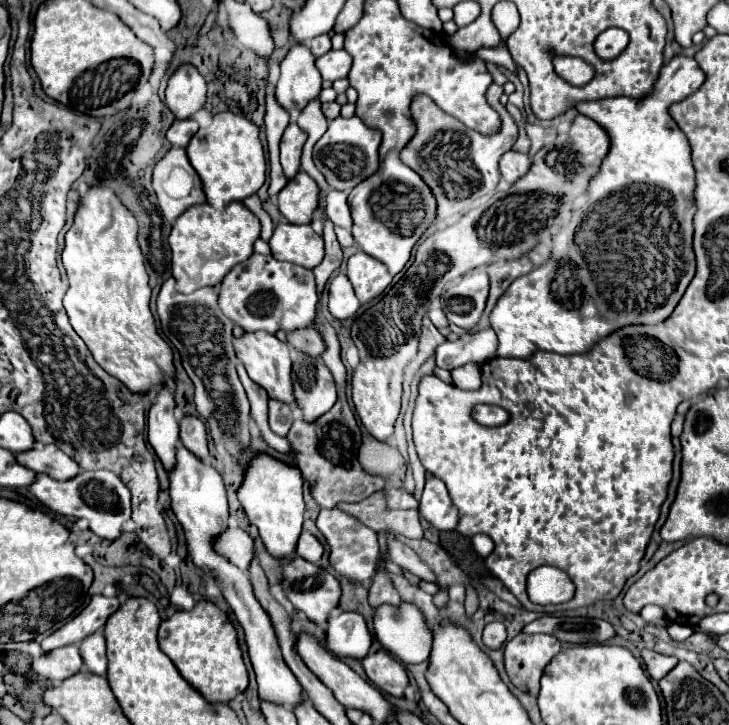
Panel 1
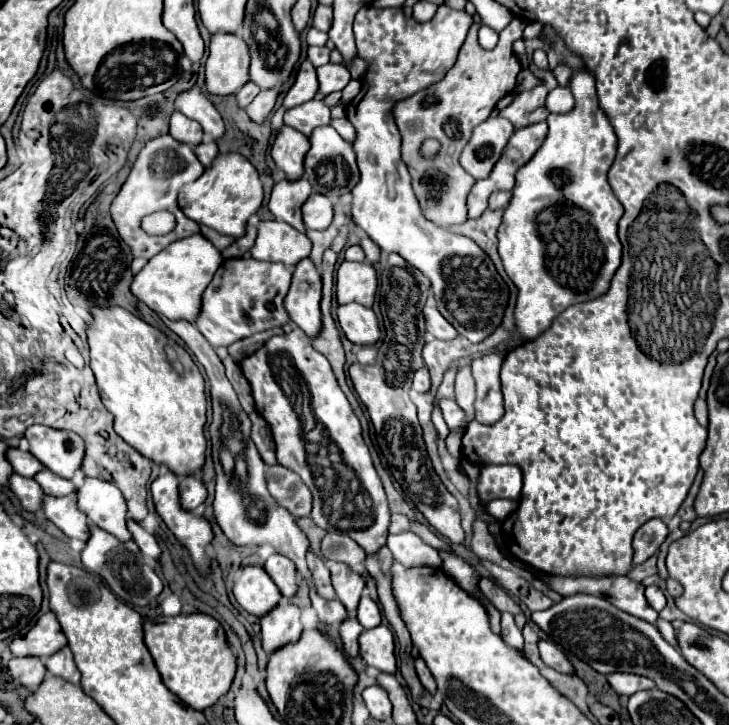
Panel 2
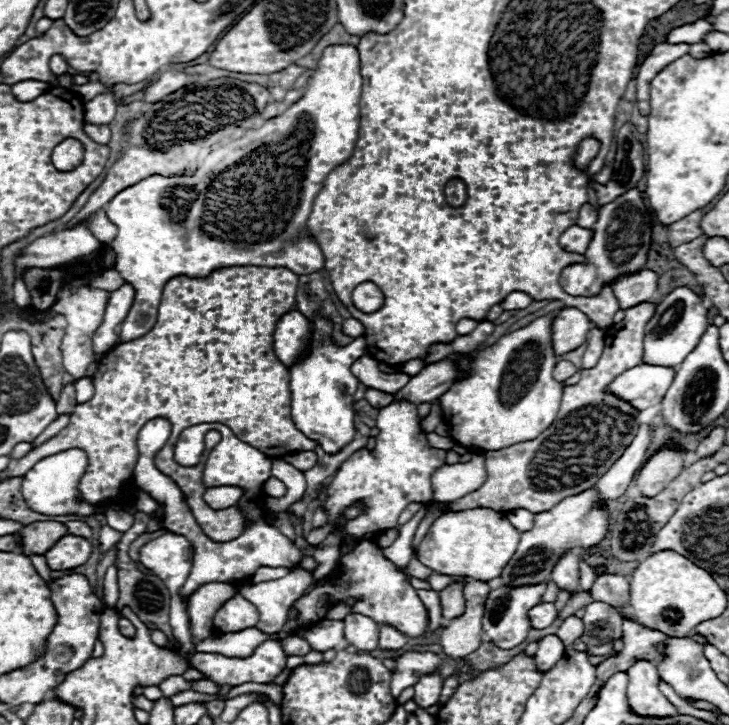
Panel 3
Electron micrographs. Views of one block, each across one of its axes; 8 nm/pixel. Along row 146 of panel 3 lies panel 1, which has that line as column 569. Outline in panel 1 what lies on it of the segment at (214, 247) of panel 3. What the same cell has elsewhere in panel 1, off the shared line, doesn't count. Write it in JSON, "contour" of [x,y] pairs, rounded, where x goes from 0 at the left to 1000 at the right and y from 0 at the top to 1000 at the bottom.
{"contour":[[[925,77],[916,88],[911,88],[911,94],[905,97],[905,108],[900,113],[900,121],[892,132],[881,135],[881,138],[867,138],[859,132],[850,135],[829,135],[829,138],[815,138],[815,141],[796,141],[790,146],[790,152],[807,163],[812,163],[815,168],[820,168],[837,190],[837,207],[823,229],[823,237],[812,246],[812,251],[807,254],[804,262],[804,273],[807,281],[801,287],[793,287],[785,292],[785,301],[776,312],[771,312],[765,317],[765,323],[757,326],[757,350],[754,356],[733,370],[730,375],[708,383],[697,400],[683,411],[678,428],[672,430],[672,452],[680,458],[683,463],[683,483],[680,488],[689,494],[727,494],[735,483],[749,483],[749,486],[763,486],[763,488],[801,488],[804,483],[809,483],[818,472],[823,472],[829,463],[834,463],[837,458],[861,450],[861,447],[903,447],[908,441],[914,441],[922,428],[927,425],[927,419],[933,417],[938,400],[944,397],[947,386],[952,383],[955,375],[955,359],[952,359],[952,348],[949,348],[949,323],[952,323],[952,312],[949,312],[949,301],[955,292],[952,284],[952,229],[947,221],[947,199],[938,188],[938,182],[930,177],[930,171],[925,168],[925,163],[916,157],[916,149],[925,141],[938,138],[941,132],[947,132],[949,127],[955,127],[960,121],[960,116],[966,113],[966,99],[960,97],[960,91],[941,77]]]}

